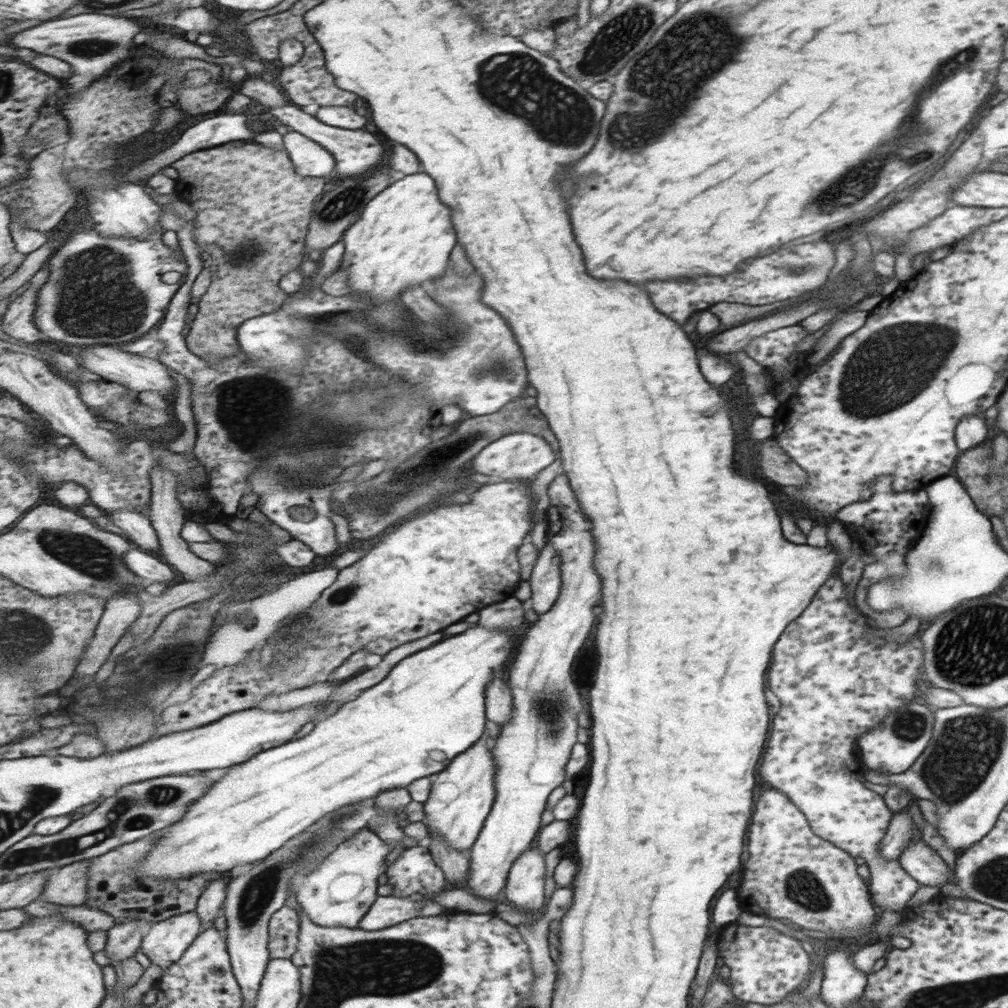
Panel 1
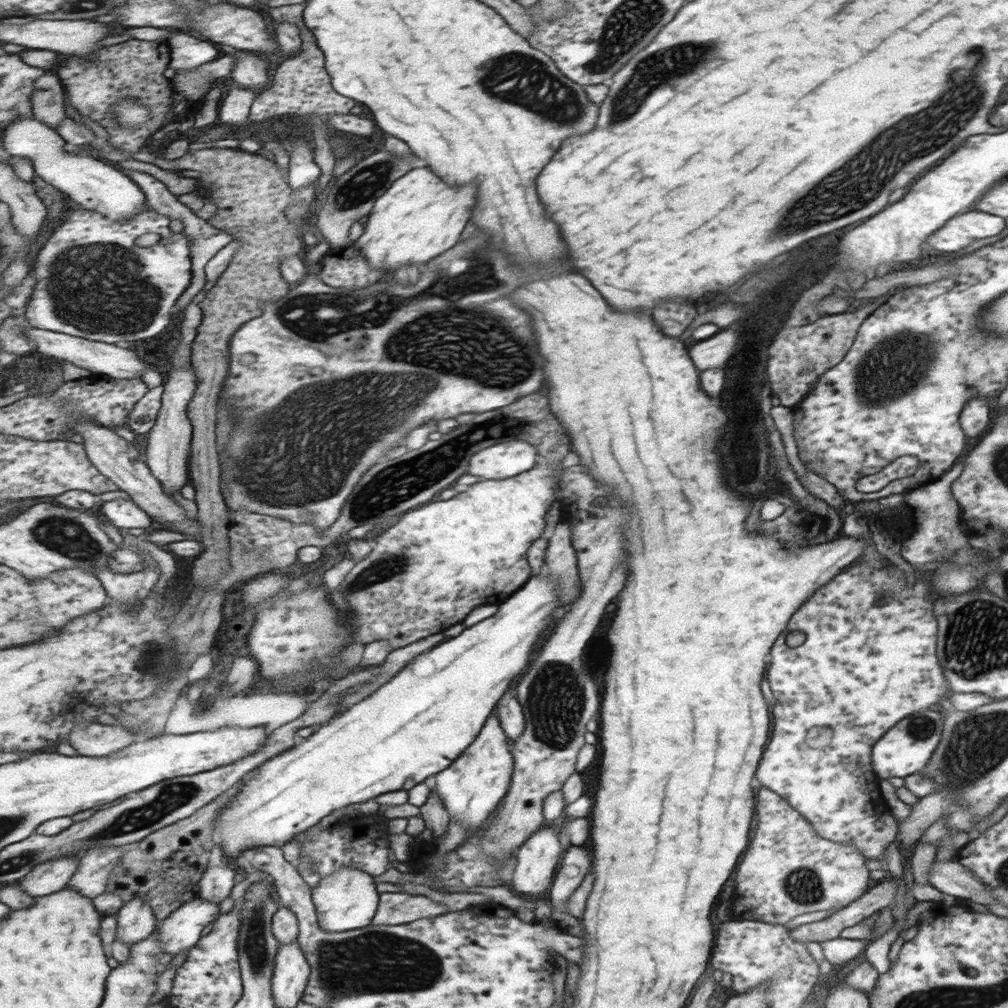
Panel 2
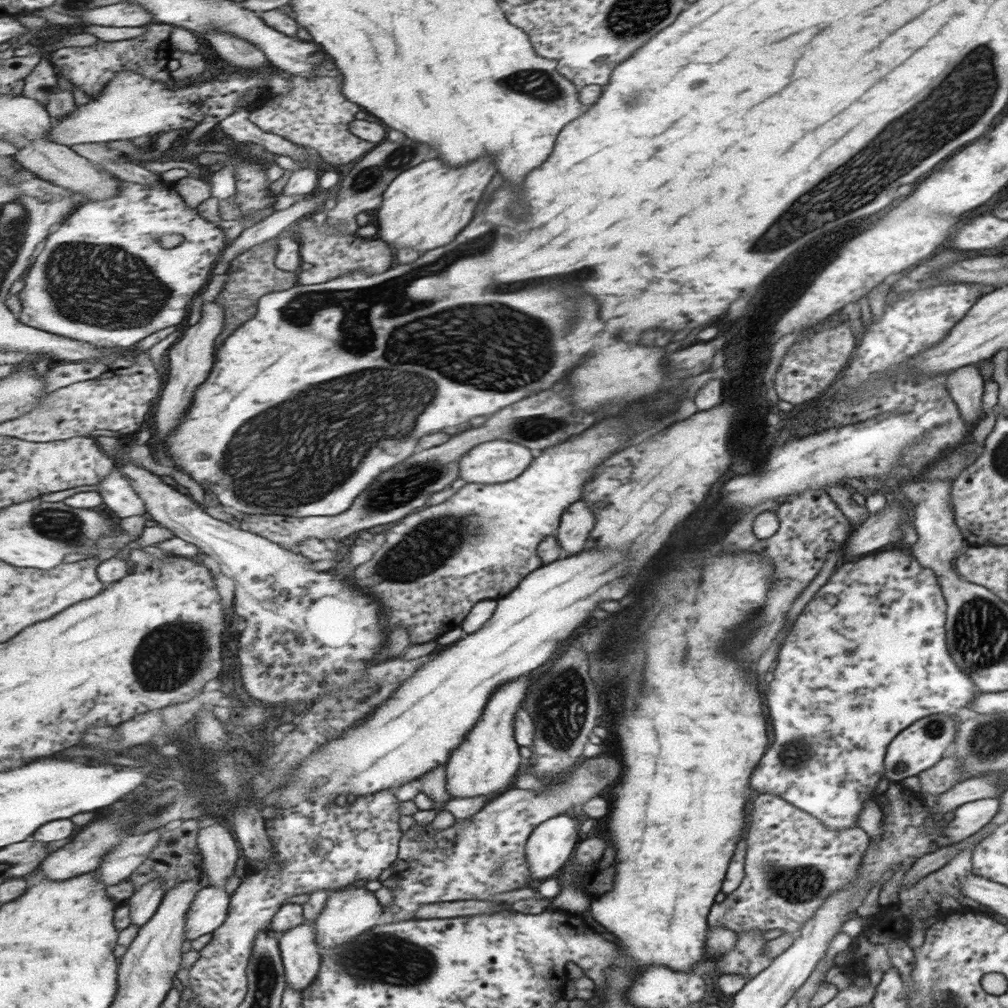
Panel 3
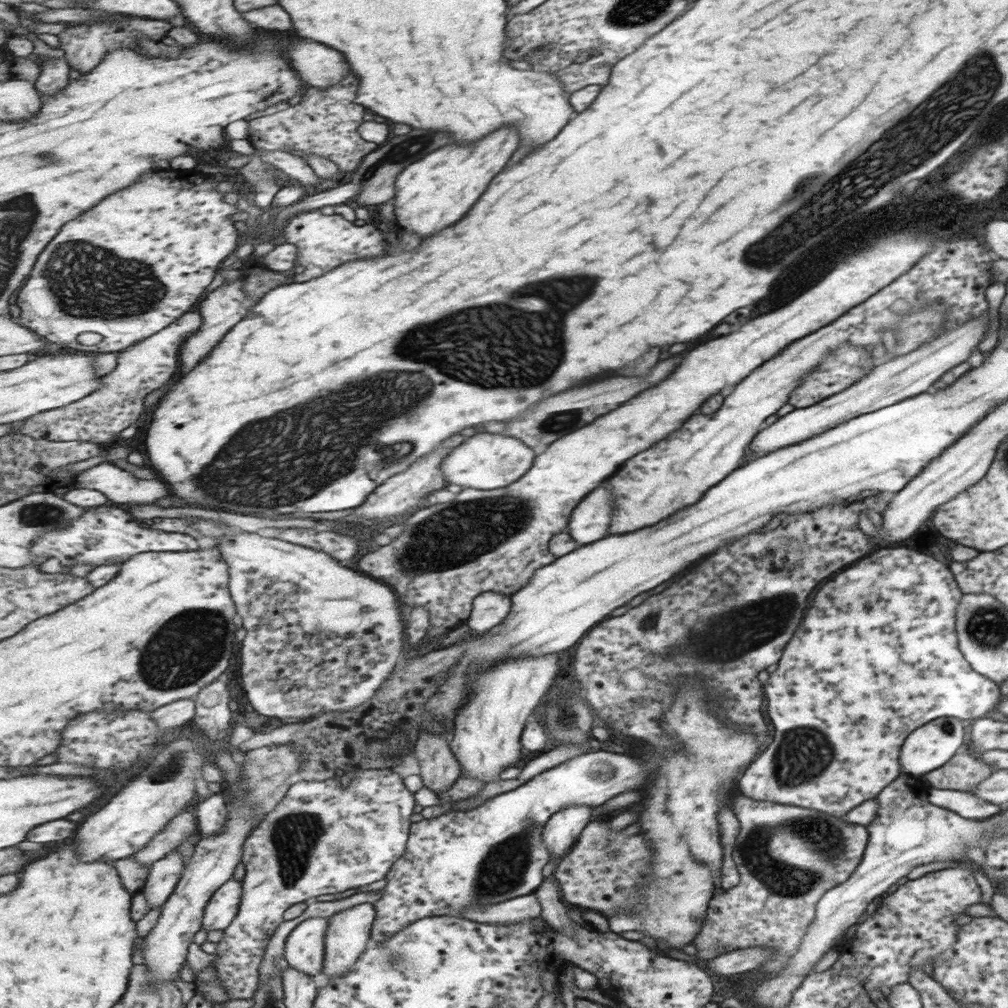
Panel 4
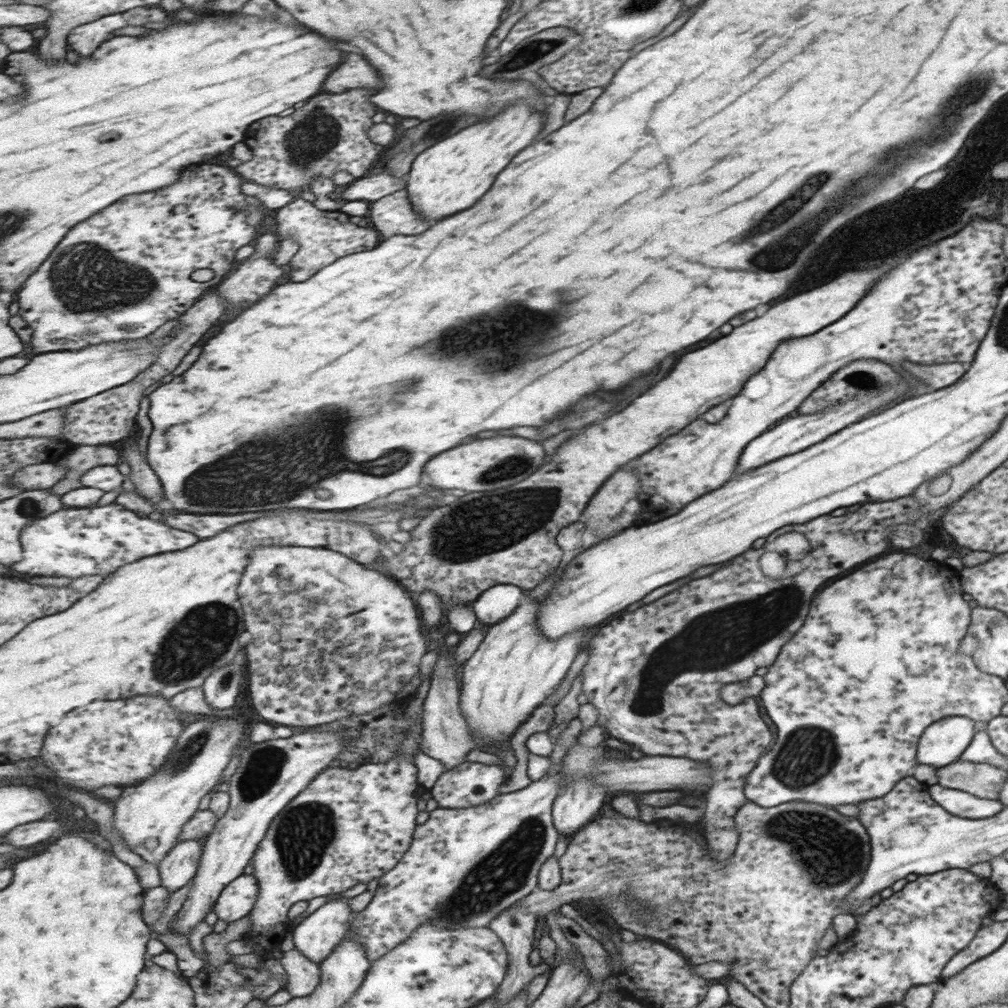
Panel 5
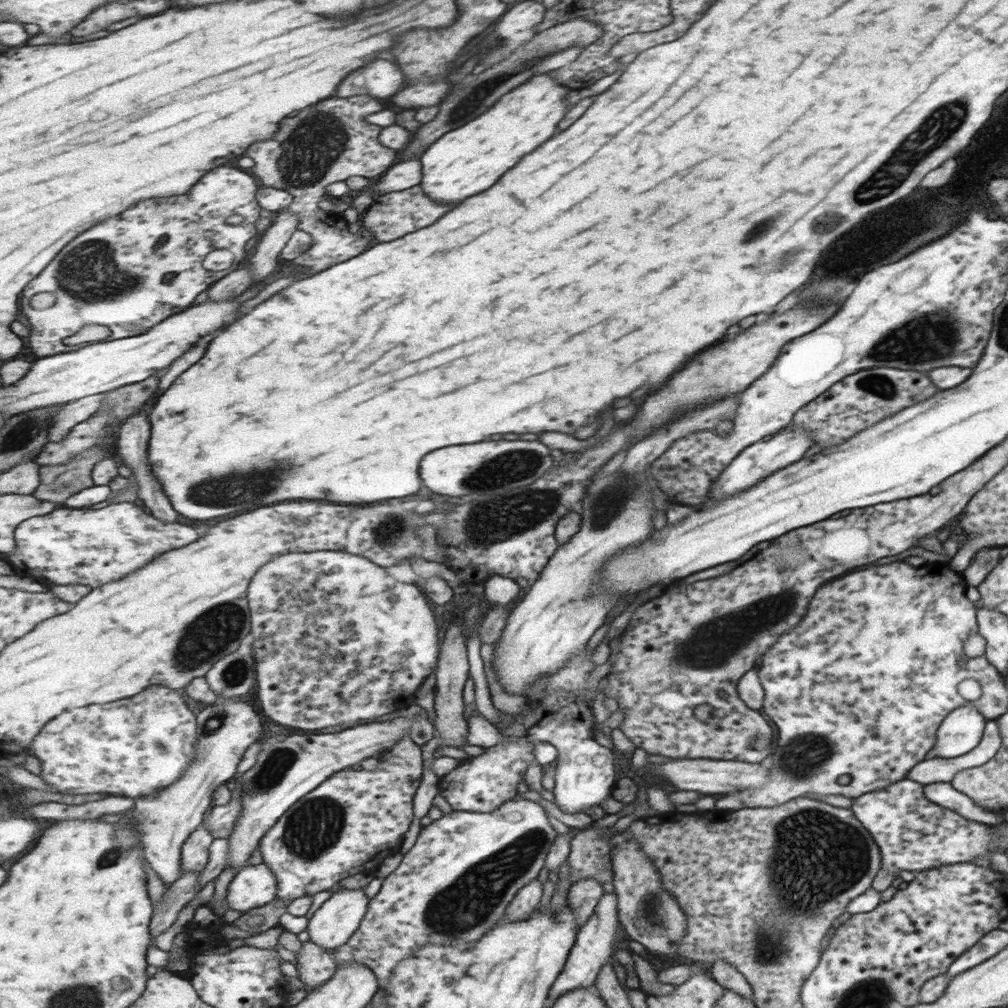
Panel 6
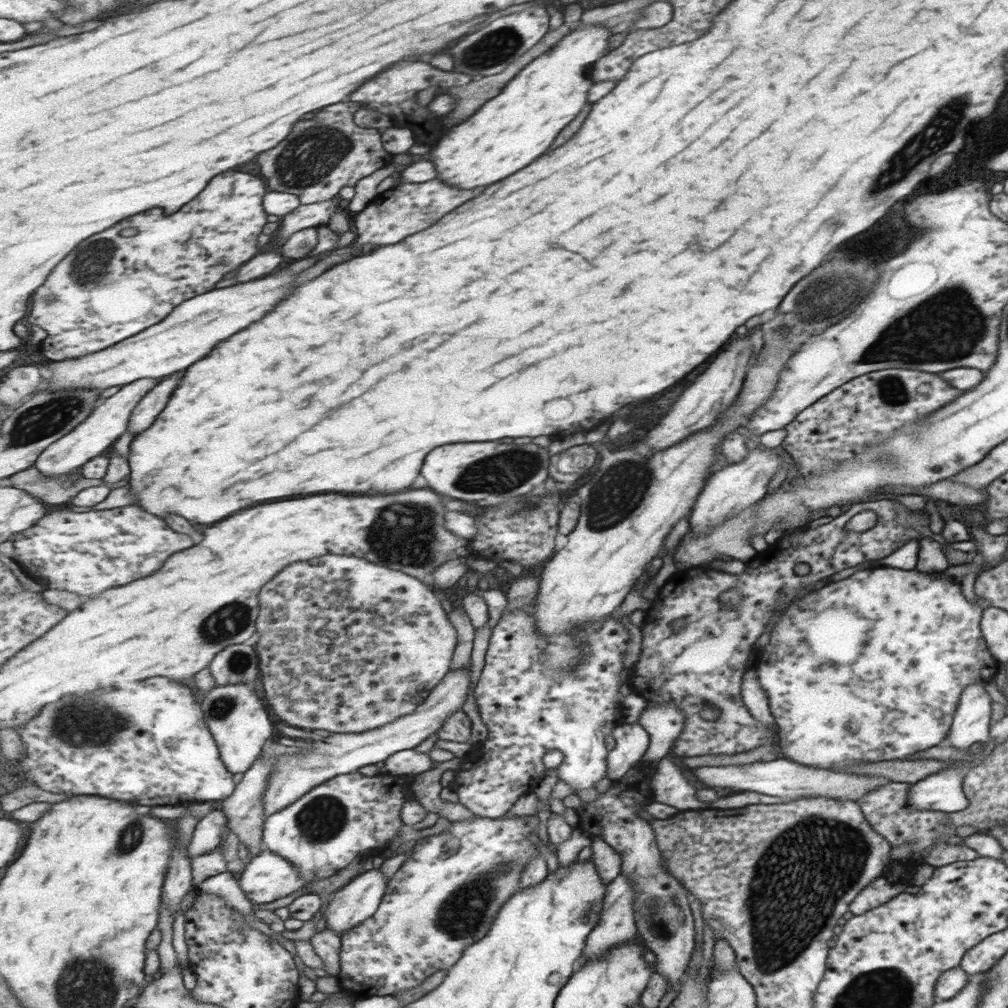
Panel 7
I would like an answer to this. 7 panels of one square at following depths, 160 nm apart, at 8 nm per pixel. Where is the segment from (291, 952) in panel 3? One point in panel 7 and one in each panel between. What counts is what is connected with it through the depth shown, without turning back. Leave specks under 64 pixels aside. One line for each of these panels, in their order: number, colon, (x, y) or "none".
4: (305, 948)
5: (321, 933)
6: (340, 917)
7: (358, 901)

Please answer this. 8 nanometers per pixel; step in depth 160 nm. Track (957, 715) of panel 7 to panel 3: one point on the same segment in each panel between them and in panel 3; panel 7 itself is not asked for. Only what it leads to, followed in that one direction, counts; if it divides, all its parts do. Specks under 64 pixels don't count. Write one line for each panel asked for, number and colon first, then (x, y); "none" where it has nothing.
3: (919, 747)
4: (929, 748)
5: (945, 740)
6: (961, 730)

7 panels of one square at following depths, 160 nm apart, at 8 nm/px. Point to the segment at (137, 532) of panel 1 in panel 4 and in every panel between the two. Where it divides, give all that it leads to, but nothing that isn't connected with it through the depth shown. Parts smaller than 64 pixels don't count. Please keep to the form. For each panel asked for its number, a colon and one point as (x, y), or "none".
2: (123, 514)
3: (120, 497)
4: (119, 485)

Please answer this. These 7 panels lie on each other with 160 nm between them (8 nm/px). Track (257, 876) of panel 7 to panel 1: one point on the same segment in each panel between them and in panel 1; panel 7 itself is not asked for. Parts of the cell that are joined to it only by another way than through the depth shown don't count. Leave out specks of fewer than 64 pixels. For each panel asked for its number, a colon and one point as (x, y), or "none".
1: (167, 942)
2: (180, 932)
3: (211, 909)
4: (224, 907)
5: (238, 900)
6: (255, 885)

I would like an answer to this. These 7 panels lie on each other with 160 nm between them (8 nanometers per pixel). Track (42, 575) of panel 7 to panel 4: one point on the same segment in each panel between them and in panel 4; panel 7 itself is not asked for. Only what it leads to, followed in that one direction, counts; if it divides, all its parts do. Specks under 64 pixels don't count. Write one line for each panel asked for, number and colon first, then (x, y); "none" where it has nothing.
4: (77, 544)
5: (71, 543)
6: (64, 548)

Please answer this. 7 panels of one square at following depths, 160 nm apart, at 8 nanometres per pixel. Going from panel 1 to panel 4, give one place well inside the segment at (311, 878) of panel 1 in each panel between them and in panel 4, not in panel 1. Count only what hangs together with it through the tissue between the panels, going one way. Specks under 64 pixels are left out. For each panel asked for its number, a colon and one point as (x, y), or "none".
2: (347, 900)
3: (350, 911)
4: (350, 931)

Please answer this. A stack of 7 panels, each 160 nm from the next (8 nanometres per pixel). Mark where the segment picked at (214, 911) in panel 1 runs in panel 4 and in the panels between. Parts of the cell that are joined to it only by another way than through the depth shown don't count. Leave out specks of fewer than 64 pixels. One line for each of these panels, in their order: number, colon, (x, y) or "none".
2: (218, 881)
3: (219, 848)
4: (212, 813)

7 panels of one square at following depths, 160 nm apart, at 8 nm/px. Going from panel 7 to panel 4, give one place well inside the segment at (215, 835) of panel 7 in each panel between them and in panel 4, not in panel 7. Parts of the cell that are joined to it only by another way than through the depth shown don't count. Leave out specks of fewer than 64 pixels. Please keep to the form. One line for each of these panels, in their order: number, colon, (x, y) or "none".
4: (165, 874)
5: (180, 866)
6: (196, 852)

